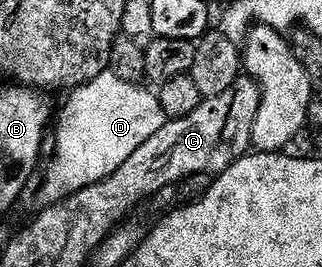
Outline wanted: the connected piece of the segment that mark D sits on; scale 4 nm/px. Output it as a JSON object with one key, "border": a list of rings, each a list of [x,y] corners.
{"border":[[[110,71],[97,75],[89,83],[80,85],[70,90],[71,98],[63,105],[63,110],[58,110],[57,121],[59,117],[59,126],[54,126],[53,137],[55,133],[55,154],[51,157],[51,162],[47,165],[47,174],[43,177],[43,186],[39,189],[39,205],[46,207],[56,205],[58,201],[64,201],[69,195],[113,175],[145,139],[157,135],[161,127],[168,122],[165,111],[161,111],[161,103],[154,92],[142,89],[142,84],[134,81],[121,79]]]}

